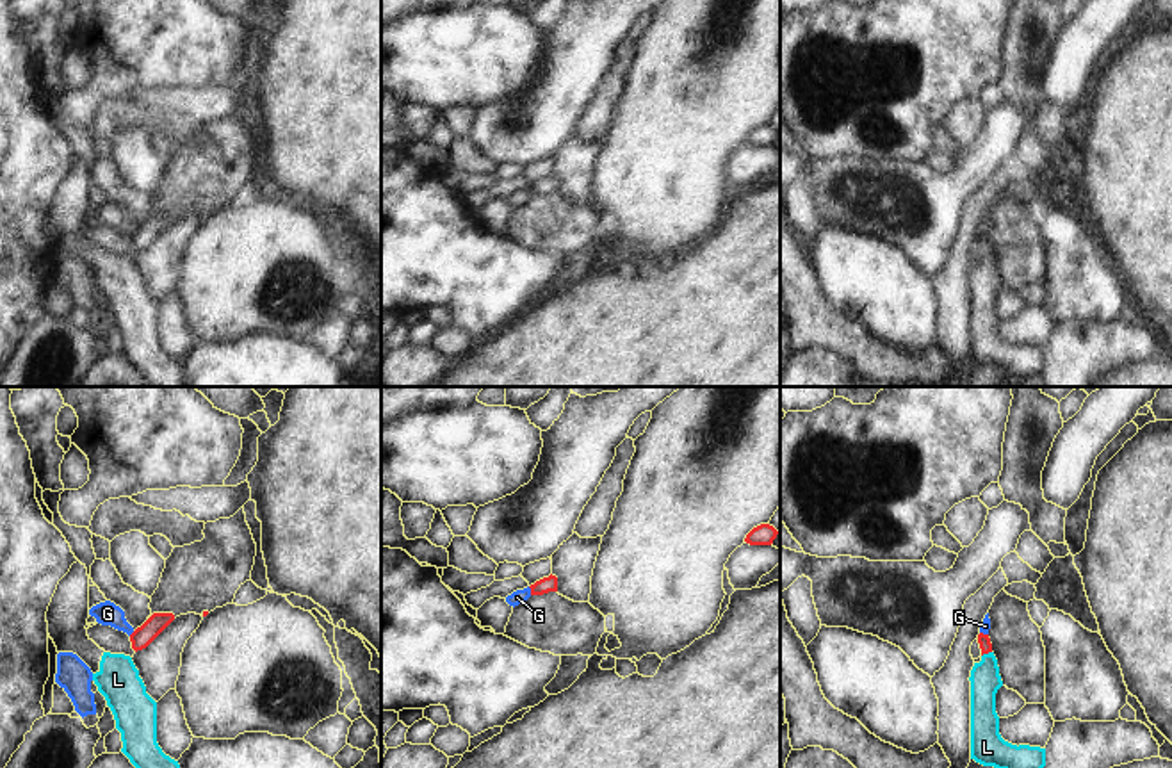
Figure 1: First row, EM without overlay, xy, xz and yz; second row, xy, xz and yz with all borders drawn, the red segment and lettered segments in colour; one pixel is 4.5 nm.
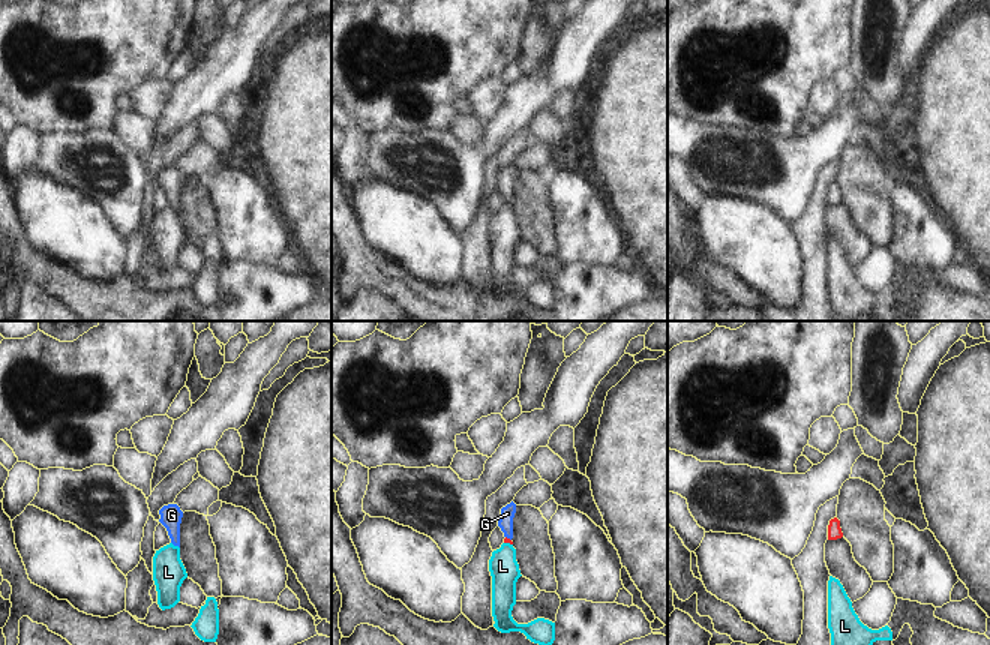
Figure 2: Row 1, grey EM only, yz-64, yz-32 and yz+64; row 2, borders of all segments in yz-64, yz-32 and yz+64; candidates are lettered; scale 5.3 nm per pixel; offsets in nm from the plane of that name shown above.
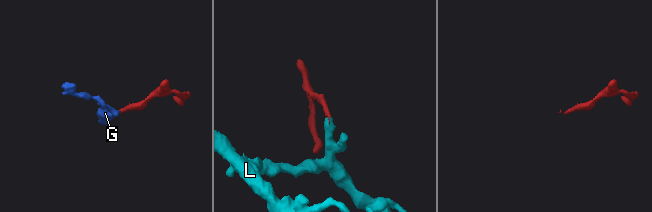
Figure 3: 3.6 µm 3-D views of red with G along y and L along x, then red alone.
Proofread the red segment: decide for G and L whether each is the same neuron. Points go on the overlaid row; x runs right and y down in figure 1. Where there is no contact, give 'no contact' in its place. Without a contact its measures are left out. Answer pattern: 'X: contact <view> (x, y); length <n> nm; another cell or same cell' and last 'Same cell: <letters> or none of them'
G: contact xz (531, 590); length 40 nm; another cell
L: contact yz (985, 653); length 50 nm; same cell
Same cell: L

